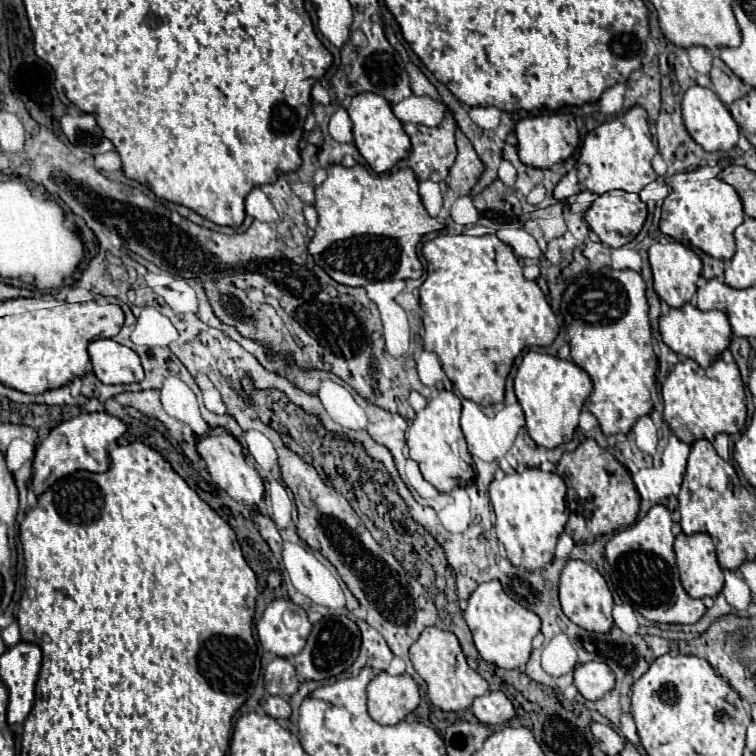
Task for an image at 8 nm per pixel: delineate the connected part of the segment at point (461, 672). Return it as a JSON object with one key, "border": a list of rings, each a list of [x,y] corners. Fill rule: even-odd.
{"border":[[[425,627],[419,639],[409,647],[409,657],[411,657],[415,671],[427,683],[427,695],[431,703],[439,707],[441,711],[465,711],[471,707],[473,699],[489,693],[487,681],[467,665],[459,639],[451,631],[443,631],[437,627]]]}

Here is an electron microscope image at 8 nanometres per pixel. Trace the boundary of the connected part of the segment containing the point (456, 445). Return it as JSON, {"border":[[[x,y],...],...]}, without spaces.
{"border":[[[441,389],[423,411],[419,411],[407,431],[407,445],[411,449],[411,459],[419,463],[423,479],[429,481],[437,491],[445,493],[445,481],[473,479],[471,455],[467,453],[467,443],[459,427],[461,399],[447,389]]]}

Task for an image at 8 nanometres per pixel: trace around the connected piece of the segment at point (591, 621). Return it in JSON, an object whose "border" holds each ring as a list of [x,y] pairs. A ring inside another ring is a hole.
{"border":[[[569,559],[567,565],[561,571],[559,579],[559,601],[563,607],[563,613],[579,627],[587,631],[597,631],[597,633],[607,633],[613,627],[613,617],[611,617],[611,607],[613,607],[613,597],[611,591],[601,577],[597,569],[591,567],[591,563],[579,561],[579,559]]]}

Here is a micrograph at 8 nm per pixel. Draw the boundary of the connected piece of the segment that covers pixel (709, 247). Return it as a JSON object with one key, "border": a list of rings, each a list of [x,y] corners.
{"border":[[[725,161],[715,167],[699,167],[697,171],[691,171],[691,173],[675,173],[665,179],[671,193],[663,201],[661,231],[681,243],[685,243],[687,239],[693,247],[705,251],[711,257],[729,261],[731,255],[735,253],[733,231],[737,225],[743,223],[745,213],[735,189],[731,185],[725,185],[717,177],[717,173],[725,165],[729,163]]]}

